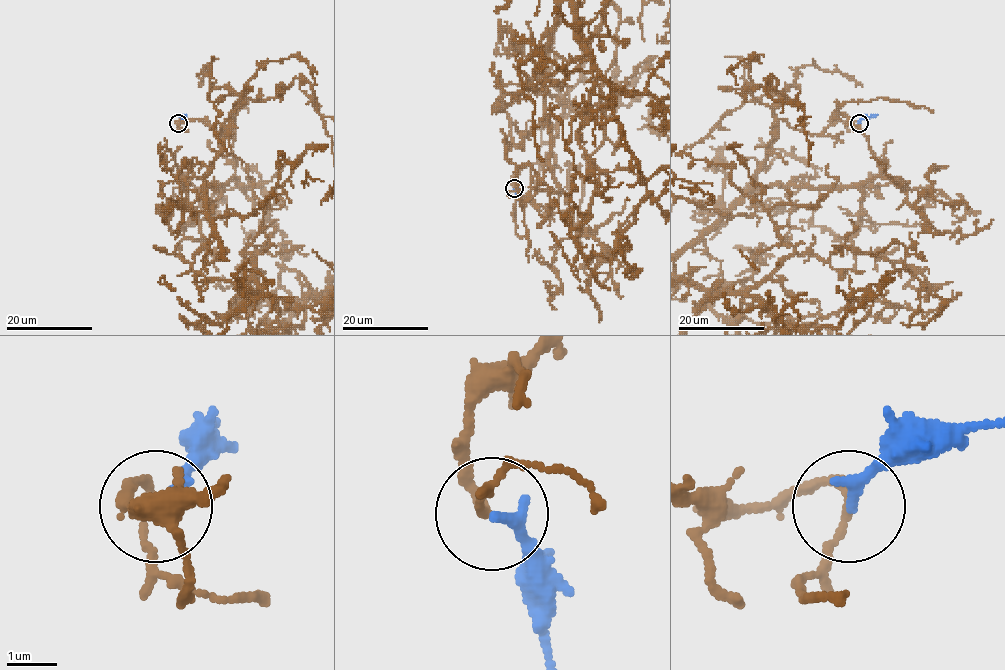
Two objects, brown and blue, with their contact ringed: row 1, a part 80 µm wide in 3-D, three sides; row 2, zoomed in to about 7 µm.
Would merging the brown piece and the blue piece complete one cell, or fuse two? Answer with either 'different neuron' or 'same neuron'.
different neuron

